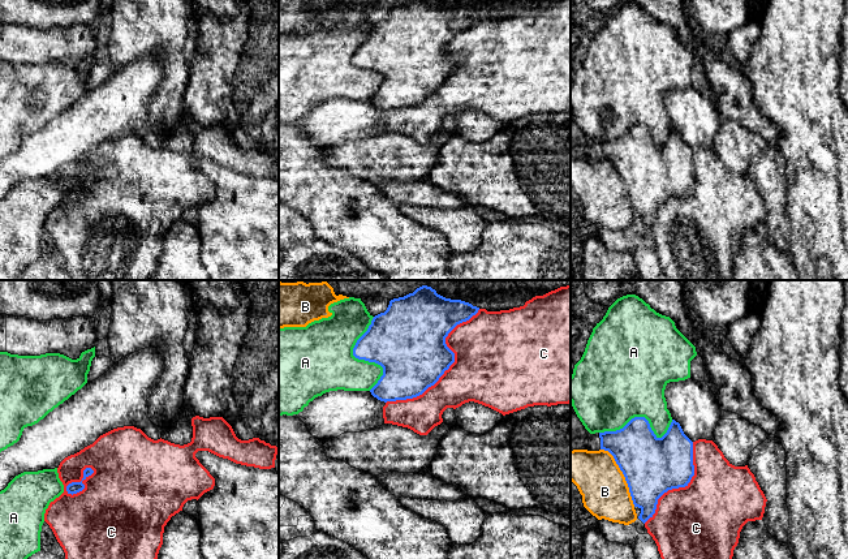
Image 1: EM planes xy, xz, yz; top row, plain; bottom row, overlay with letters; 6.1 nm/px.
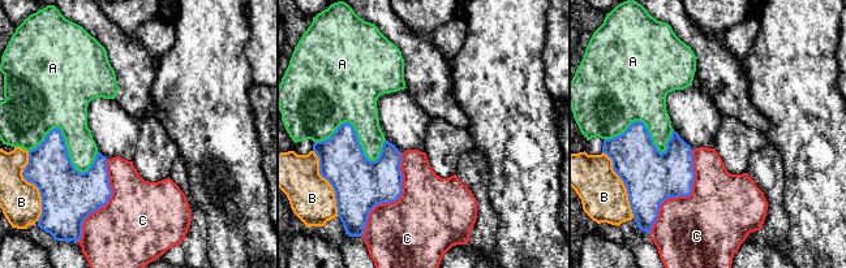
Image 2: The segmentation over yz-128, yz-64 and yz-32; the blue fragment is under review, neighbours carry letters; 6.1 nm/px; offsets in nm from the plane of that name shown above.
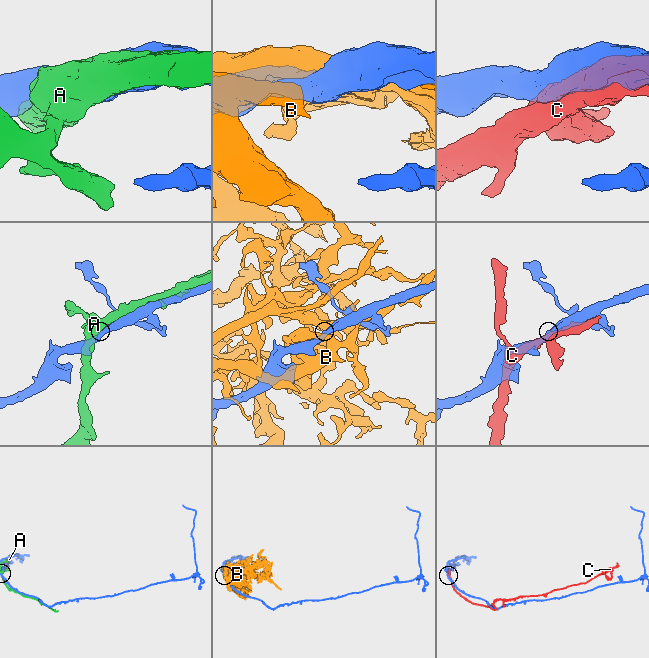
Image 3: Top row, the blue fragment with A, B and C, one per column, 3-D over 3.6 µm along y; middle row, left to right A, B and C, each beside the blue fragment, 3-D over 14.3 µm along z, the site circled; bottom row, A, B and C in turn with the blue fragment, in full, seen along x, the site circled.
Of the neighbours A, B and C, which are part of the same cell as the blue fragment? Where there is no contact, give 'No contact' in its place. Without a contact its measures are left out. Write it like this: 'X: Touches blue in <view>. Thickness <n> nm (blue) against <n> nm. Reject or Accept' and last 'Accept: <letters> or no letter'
A: Touches blue in xz. Thickness 360 nm (blue) against 420 nm. Reject
B: Touches blue in yz. Thickness 360 nm (blue) against 300 nm. Reject
C: Touches blue in xz. Thickness 420 nm (blue) against 440 nm. Reject
Accept: no letter

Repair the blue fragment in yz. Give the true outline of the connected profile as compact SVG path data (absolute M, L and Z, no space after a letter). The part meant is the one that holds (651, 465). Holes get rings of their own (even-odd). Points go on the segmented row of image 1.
M645 417L632 418L623 429L599 433L601 450L608 451L629 487L634 507L641 509L638 519L645 524L655 513L658 499L672 489L685 487L694 476L693 442L672 420L667 433L658 438Z

